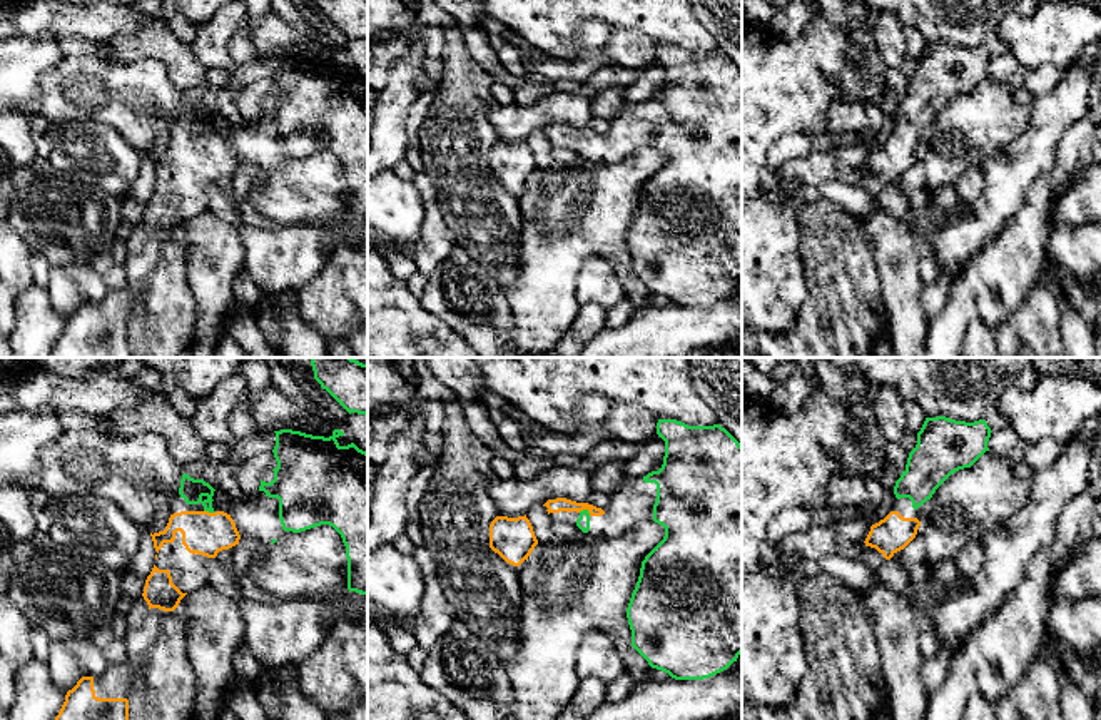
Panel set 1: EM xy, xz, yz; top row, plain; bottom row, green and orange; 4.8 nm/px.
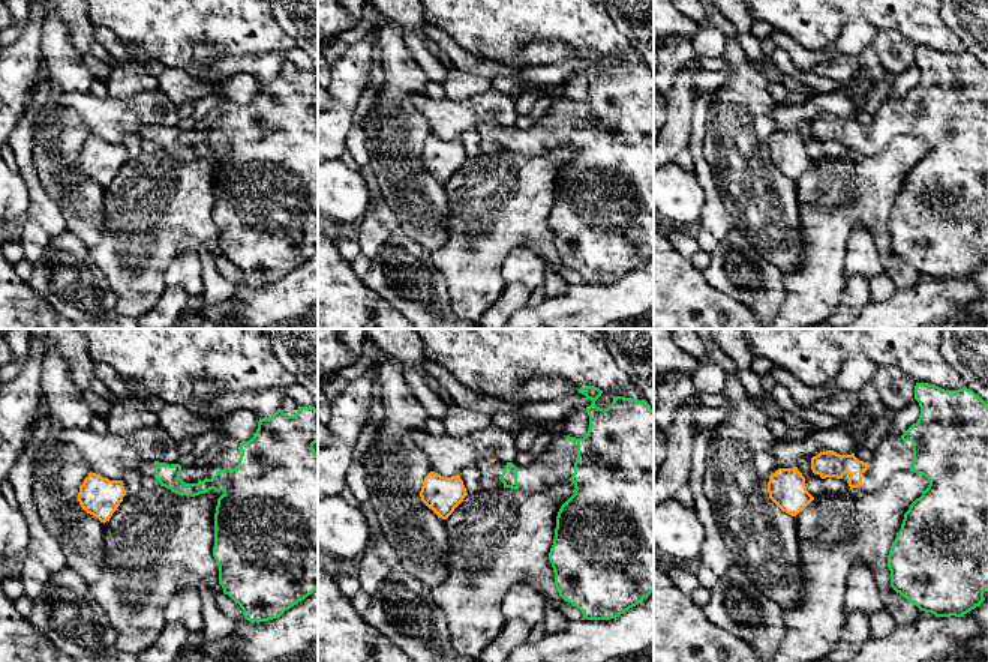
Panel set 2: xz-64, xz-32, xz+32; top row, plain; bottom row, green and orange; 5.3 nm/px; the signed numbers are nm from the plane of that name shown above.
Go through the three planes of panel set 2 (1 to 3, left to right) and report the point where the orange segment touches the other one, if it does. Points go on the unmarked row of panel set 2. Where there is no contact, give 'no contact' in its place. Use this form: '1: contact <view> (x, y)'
1: no contact
2: no contact
3: no contact

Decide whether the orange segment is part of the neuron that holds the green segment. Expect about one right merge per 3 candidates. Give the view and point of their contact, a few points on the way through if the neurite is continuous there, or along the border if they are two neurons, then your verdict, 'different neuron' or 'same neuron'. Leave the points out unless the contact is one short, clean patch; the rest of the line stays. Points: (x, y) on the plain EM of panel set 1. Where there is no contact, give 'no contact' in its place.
meets green in xz at (585, 136); runs through xz (583, 147), (585, 136), (557, 131); same neuron

